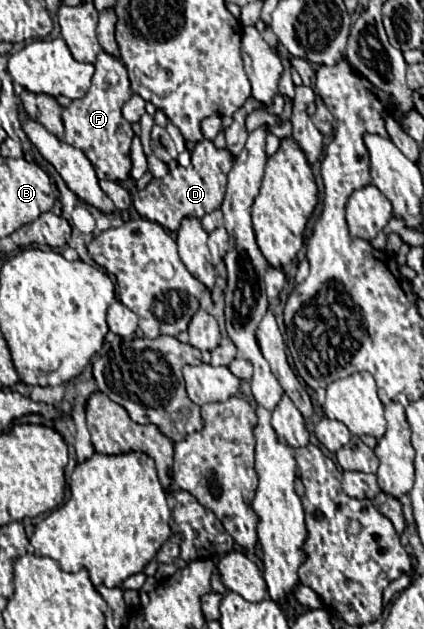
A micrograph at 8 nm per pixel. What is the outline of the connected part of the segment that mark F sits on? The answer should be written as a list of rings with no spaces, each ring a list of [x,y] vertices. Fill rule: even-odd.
[[[104,51],[98,55],[94,67],[96,73],[92,77],[90,91],[82,99],[72,101],[62,113],[62,121],[66,127],[64,141],[80,149],[90,159],[100,181],[108,179],[124,183],[130,179],[130,169],[132,169],[130,145],[134,137],[130,123],[122,117],[122,105],[132,97],[130,81],[124,63],[120,59],[114,59],[112,55],[106,55]]]

